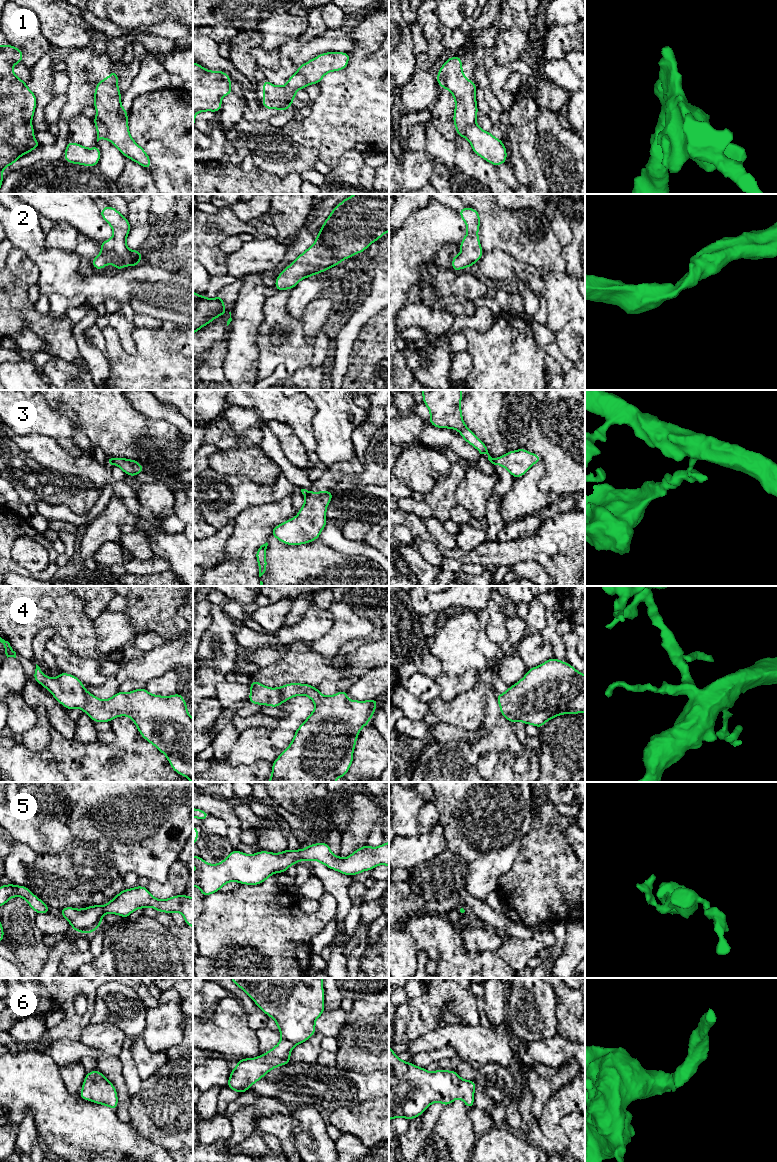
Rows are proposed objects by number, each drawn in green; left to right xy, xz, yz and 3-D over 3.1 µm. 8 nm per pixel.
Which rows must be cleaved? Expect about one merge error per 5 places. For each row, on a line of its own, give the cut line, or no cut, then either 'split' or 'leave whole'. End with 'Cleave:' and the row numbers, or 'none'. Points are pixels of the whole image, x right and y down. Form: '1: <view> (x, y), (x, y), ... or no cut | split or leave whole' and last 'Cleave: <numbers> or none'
1: xy (96, 116), (106, 127), (107, 138) | split
2: no cut | leave whole
3: yz (493, 458), (492, 463) | split
4: no cut | leave whole
5: no cut | leave whole
6: no cut | leave whole
Cleave: 1, 3

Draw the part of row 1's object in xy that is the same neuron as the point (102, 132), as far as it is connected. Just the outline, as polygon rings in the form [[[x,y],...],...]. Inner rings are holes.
[[[93,118],[93,122],[97,129],[97,142],[101,139],[107,139],[108,129],[107,127],[97,118]]]

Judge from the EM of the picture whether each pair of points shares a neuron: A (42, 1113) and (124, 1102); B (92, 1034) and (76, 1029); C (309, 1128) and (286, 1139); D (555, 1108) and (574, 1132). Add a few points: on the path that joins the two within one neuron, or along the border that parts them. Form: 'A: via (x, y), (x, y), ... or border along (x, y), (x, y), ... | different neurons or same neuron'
A: border along (114, 1111), (122, 1121), (128, 1123) | different neurons
B: border along (90, 1022), (82, 1030), (79, 1039) | different neurons
C: border along (290, 1115), (297, 1122), (292, 1132), (297, 1151) | different neurons
D: border along (574, 1112), (560, 1121), (568, 1141) | different neurons

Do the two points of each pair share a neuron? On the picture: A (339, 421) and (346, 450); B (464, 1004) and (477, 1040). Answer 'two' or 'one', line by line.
A: one
B: two

